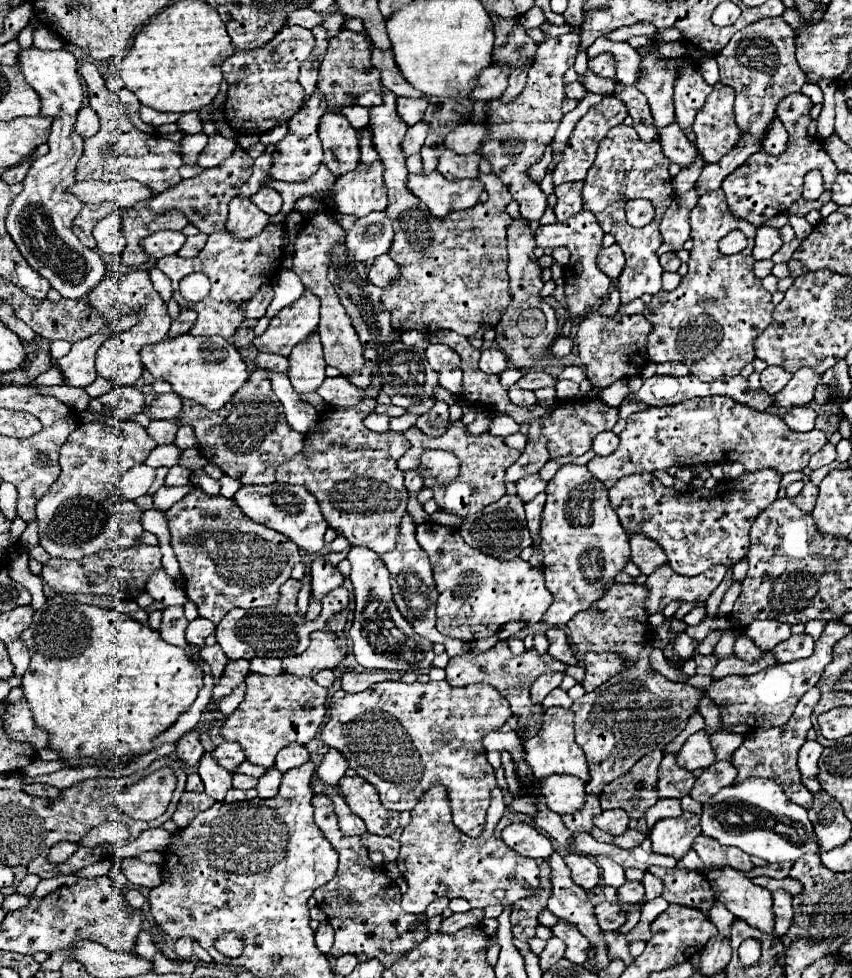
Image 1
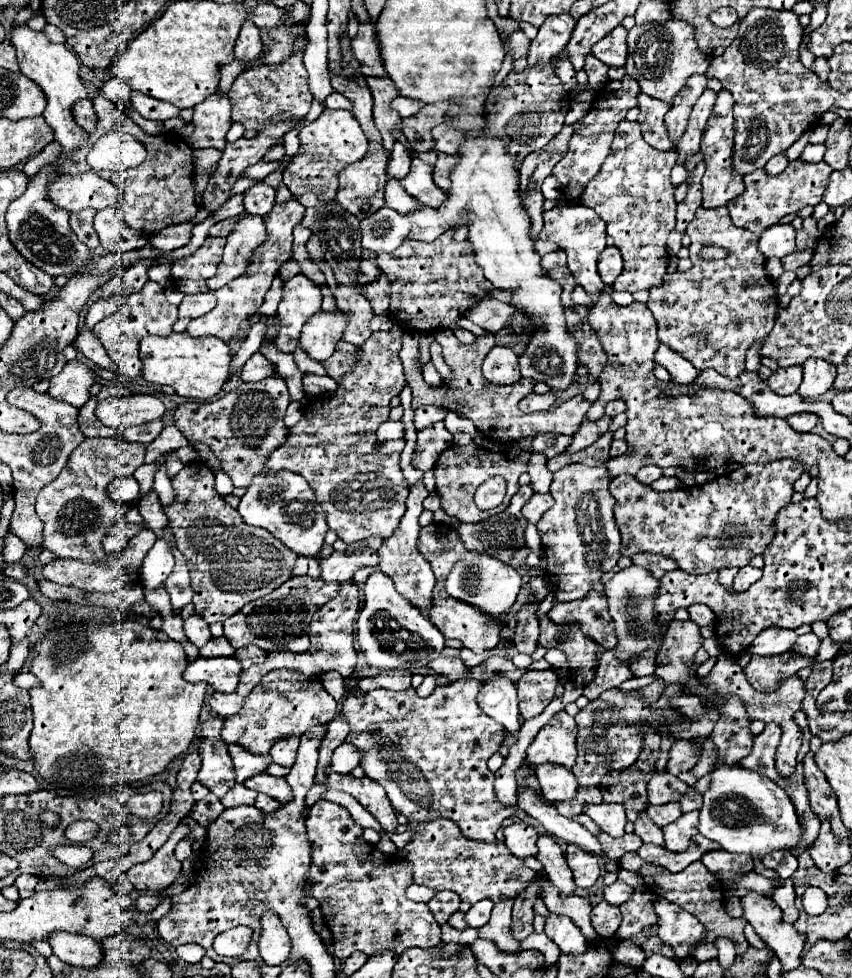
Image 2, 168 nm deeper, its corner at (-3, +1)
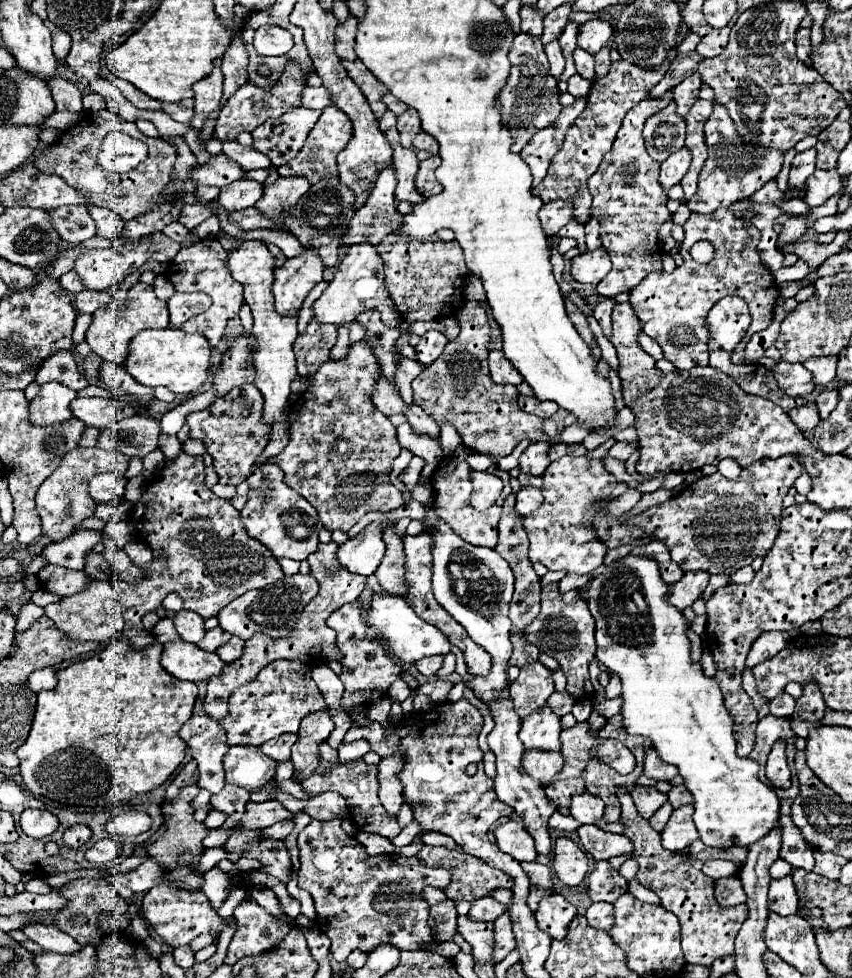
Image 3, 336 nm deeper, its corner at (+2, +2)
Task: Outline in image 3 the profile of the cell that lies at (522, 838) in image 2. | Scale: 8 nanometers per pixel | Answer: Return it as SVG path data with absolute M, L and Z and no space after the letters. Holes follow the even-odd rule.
M509 820L501 826L497 826L495 838L497 838L495 844L499 846L499 850L513 856L517 862L535 862L535 858L537 858L535 842L521 822Z

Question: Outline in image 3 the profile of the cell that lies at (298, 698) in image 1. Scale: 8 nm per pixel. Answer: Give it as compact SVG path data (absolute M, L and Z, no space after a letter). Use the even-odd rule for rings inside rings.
M275 660L259 670L255 680L231 692L229 714L219 720L219 726L223 726L223 730L227 732L229 746L261 746L263 742L281 734L295 734L299 730L301 718L325 708L327 704L321 690L311 678L309 666L303 666L303 662Z

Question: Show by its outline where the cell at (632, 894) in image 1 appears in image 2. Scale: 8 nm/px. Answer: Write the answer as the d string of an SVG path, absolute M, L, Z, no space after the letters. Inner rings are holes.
M616 881L610 887L604 887L604 899L612 905L622 905L624 901L628 901L632 897L632 893L634 893L634 889L622 881Z

